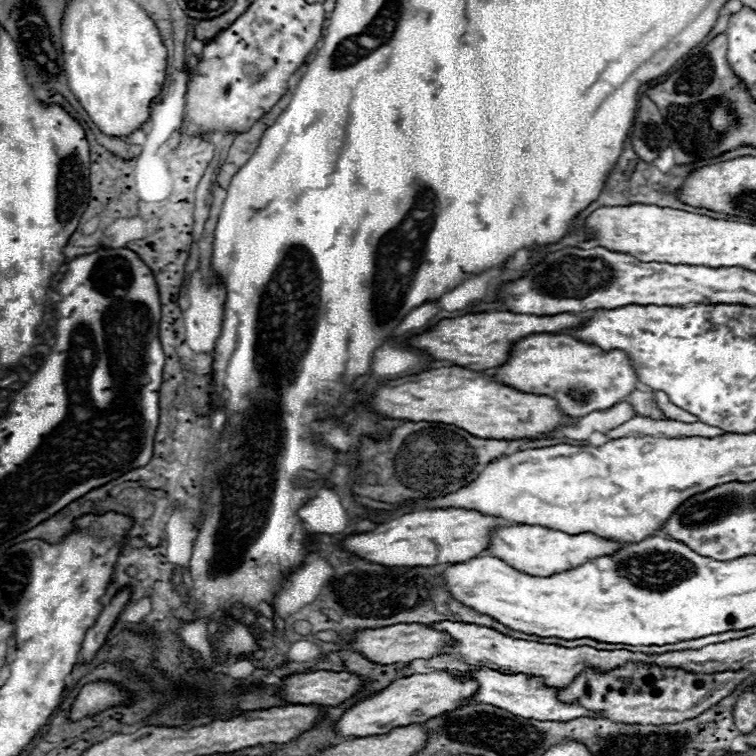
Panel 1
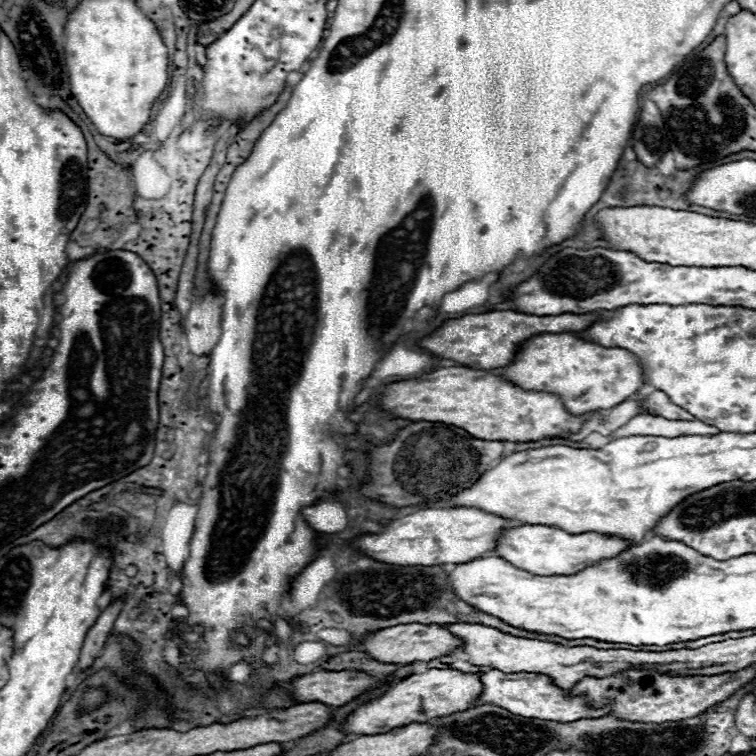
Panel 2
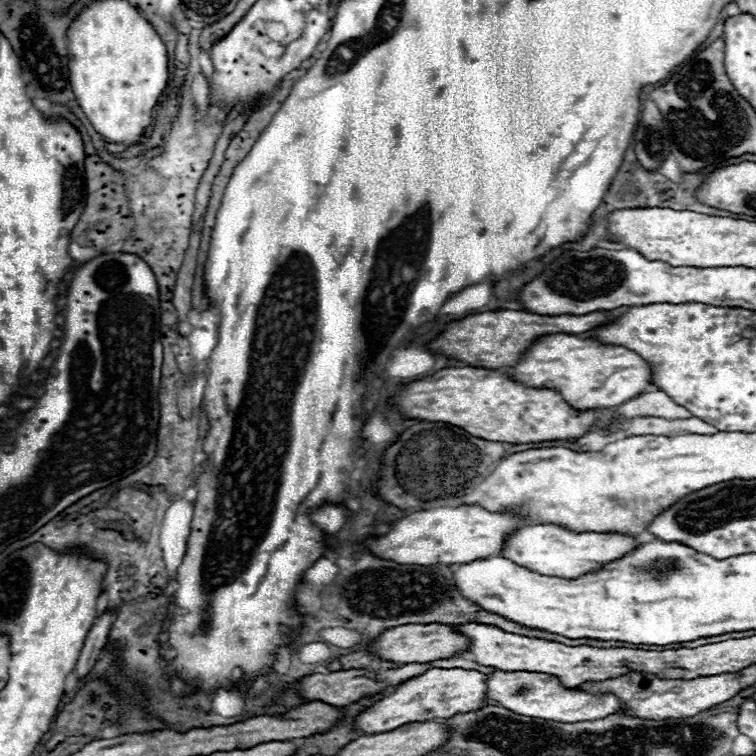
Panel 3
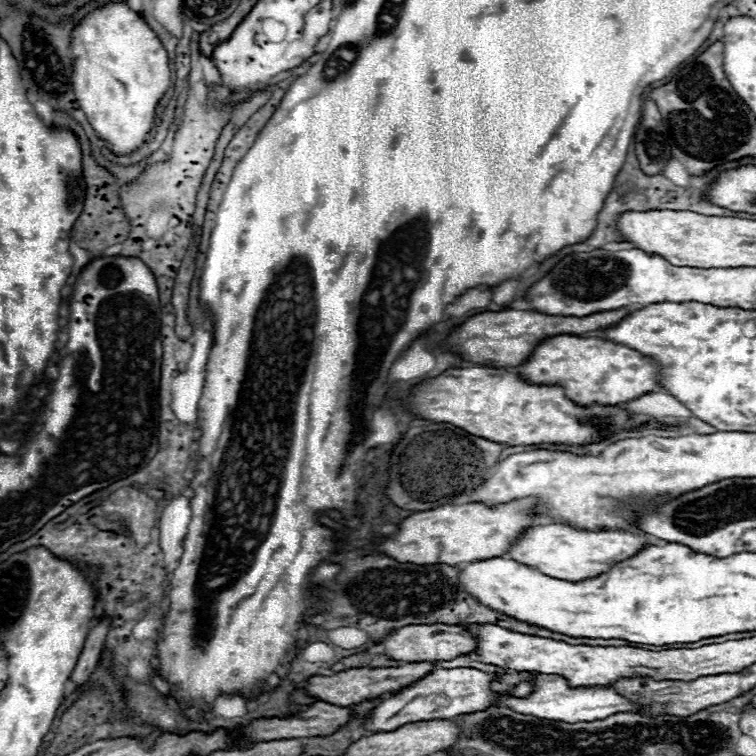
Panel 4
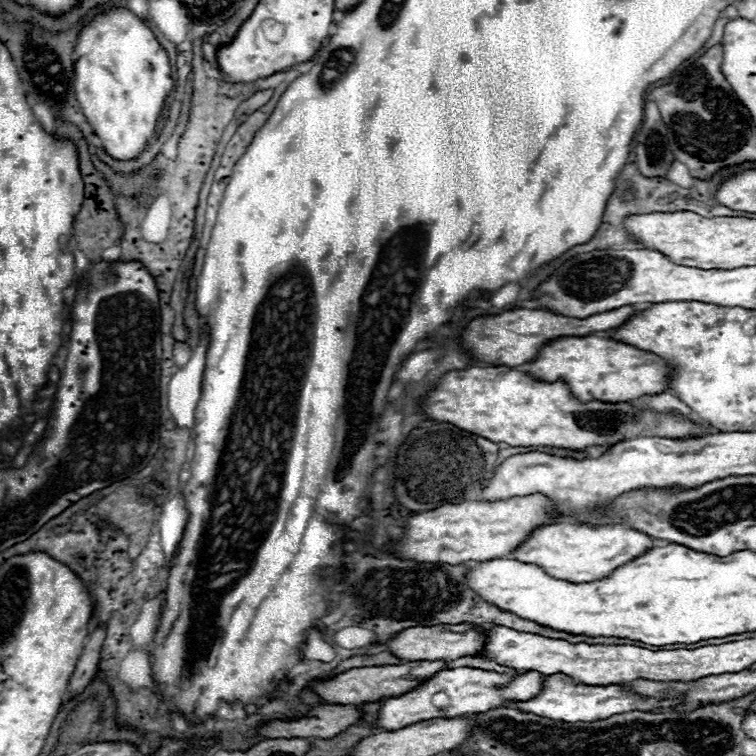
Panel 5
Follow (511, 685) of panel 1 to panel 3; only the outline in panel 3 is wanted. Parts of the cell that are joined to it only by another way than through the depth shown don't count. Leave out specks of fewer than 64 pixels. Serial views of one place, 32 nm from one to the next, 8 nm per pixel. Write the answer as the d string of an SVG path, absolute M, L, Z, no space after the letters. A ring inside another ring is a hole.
M494 670L486 678L486 700L494 702L506 710L512 710L514 714L530 716L530 718L542 718L542 720L554 720L554 722L580 722L580 720L598 720L614 714L618 710L618 698L612 698L612 694L592 698L590 694L576 692L570 688L560 686L556 678L548 674L536 674L536 672L500 672Z

